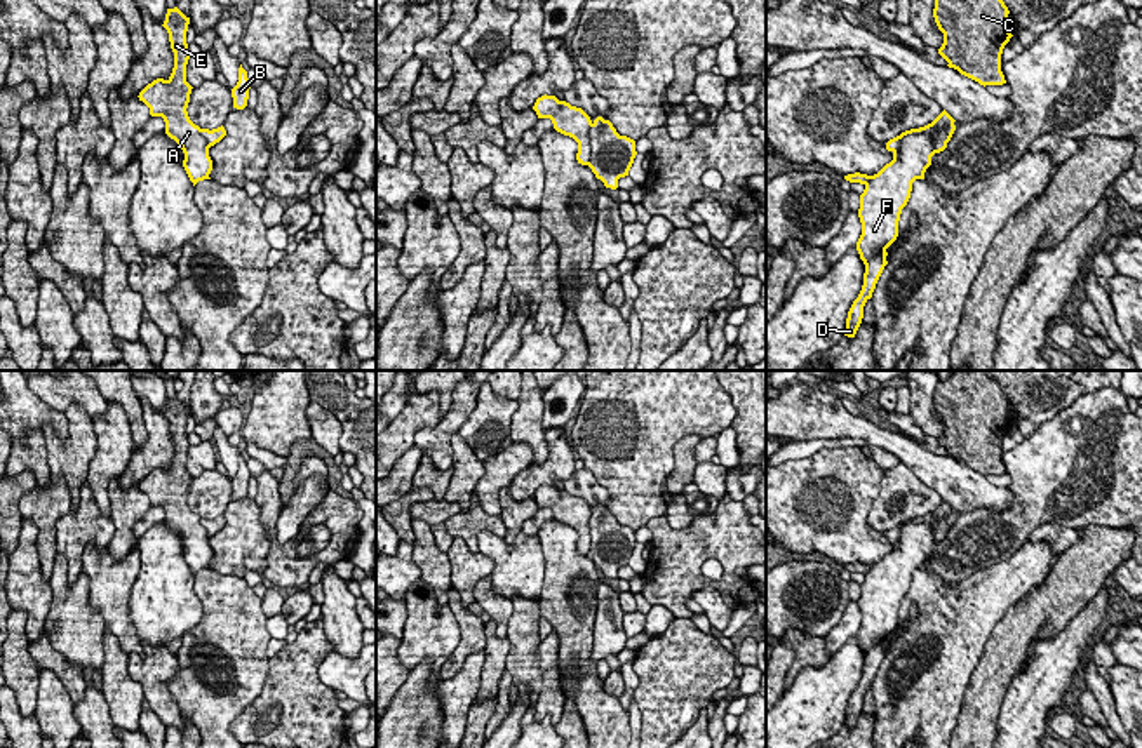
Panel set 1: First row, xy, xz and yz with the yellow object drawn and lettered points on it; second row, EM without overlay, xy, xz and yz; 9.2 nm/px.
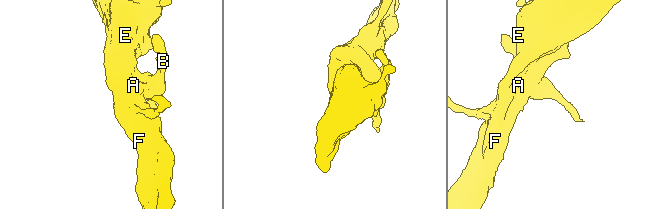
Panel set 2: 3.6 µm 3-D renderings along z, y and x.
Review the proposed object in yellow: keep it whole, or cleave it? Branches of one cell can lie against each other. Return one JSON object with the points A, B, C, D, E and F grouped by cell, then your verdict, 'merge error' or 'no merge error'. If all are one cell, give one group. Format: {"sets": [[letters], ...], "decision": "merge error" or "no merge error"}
{"sets": [["A", "C", "D", "E", "F"], ["B"]], "decision": "merge error"}

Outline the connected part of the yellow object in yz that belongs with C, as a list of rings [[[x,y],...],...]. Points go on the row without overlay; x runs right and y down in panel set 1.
[[[951,371],[949,379],[938,381],[935,388],[933,407],[944,423],[938,444],[949,452],[949,457],[957,459],[984,477],[1006,473],[1001,461],[1001,444],[1013,426],[1006,417],[1008,404],[1010,400],[1001,386],[982,371]]]

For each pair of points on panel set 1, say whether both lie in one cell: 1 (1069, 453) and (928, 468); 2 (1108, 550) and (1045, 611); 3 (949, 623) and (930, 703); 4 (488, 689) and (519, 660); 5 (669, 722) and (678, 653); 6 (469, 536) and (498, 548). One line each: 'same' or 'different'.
1: different
2: same
3: same
4: different
5: same
6: different

